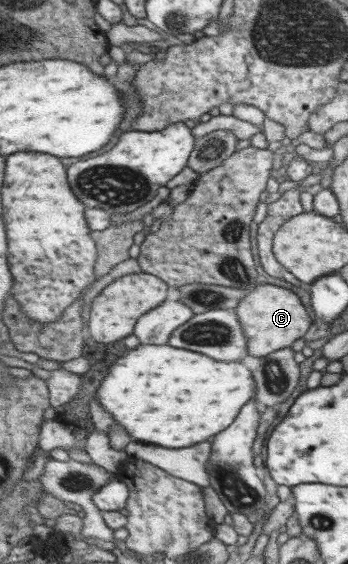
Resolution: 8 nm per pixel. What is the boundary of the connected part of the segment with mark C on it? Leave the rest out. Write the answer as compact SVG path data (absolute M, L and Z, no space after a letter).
M259 285L251 293L245 294L234 309L243 335L247 340L246 353L253 357L265 357L278 349L291 347L291 343L309 329L311 317L299 297L277 285Z

